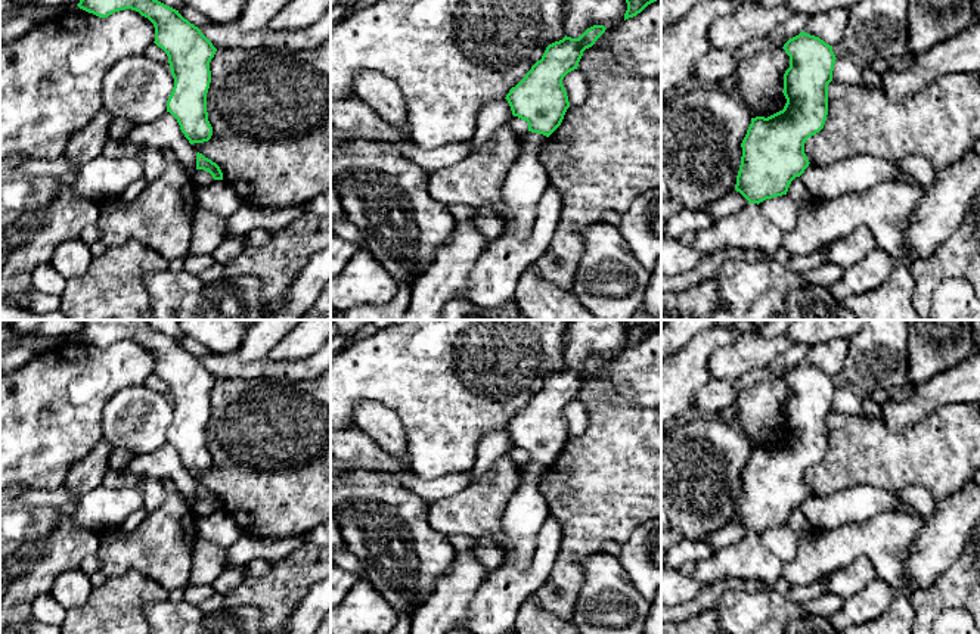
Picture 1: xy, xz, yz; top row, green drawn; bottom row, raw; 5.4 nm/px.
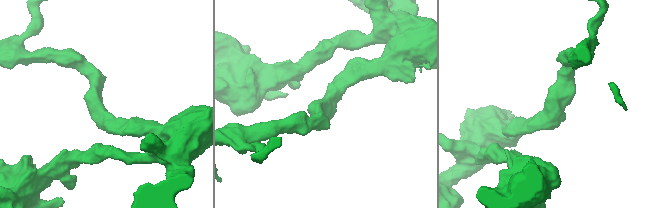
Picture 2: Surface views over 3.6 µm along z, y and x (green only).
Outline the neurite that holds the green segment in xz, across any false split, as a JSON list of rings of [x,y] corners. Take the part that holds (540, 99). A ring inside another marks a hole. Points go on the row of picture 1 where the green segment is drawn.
[[[604,25],[587,28],[579,38],[564,37],[549,44],[525,77],[509,90],[512,115],[528,124],[528,131],[549,137],[570,108],[564,77],[577,69],[583,52],[605,32]]]

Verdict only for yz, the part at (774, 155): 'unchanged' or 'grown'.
unchanged

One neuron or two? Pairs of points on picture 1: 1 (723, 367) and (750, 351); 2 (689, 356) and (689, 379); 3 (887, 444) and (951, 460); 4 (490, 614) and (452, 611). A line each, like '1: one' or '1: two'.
1: one
2: one
3: one
4: two

